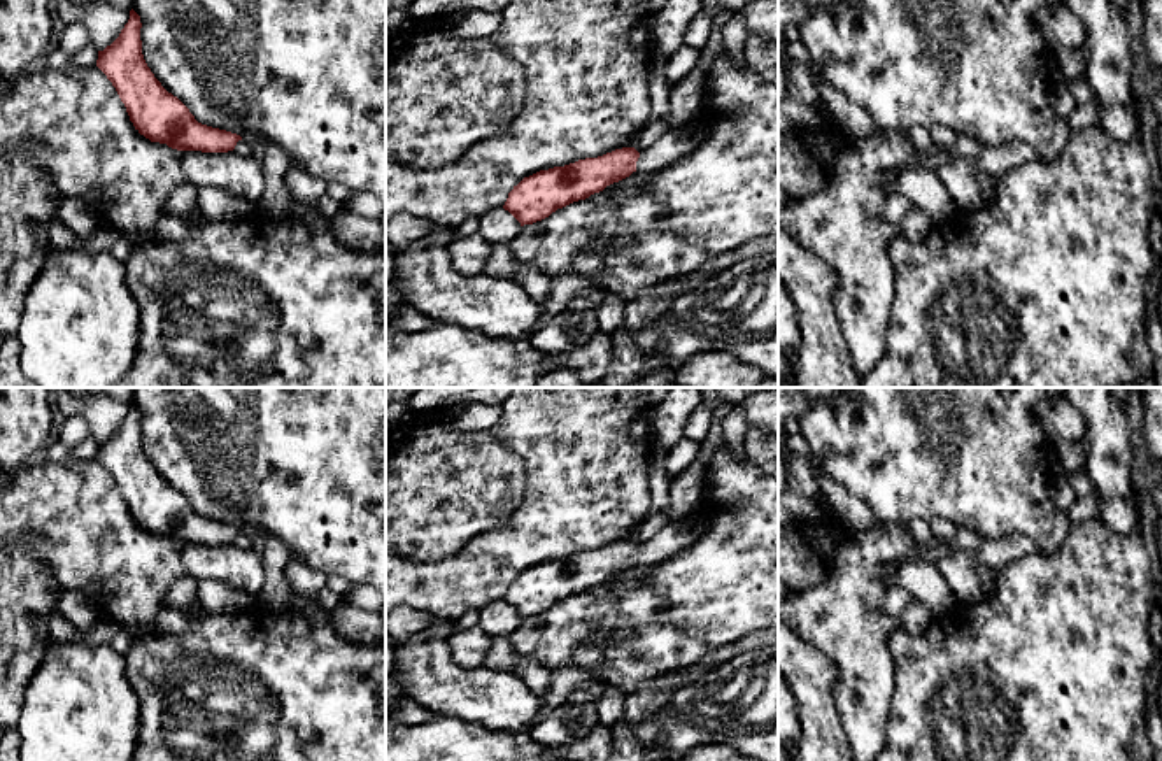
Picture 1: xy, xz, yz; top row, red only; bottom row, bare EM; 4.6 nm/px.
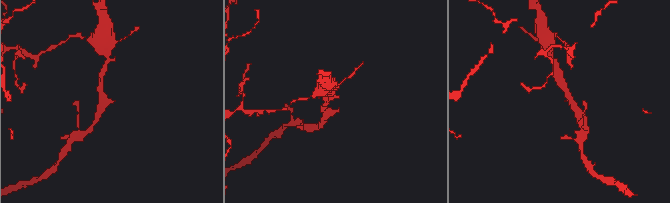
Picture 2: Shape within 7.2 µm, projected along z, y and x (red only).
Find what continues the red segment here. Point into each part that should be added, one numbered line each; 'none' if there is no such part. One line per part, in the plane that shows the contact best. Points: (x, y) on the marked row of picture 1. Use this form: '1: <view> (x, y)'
1: xz (677, 142)

